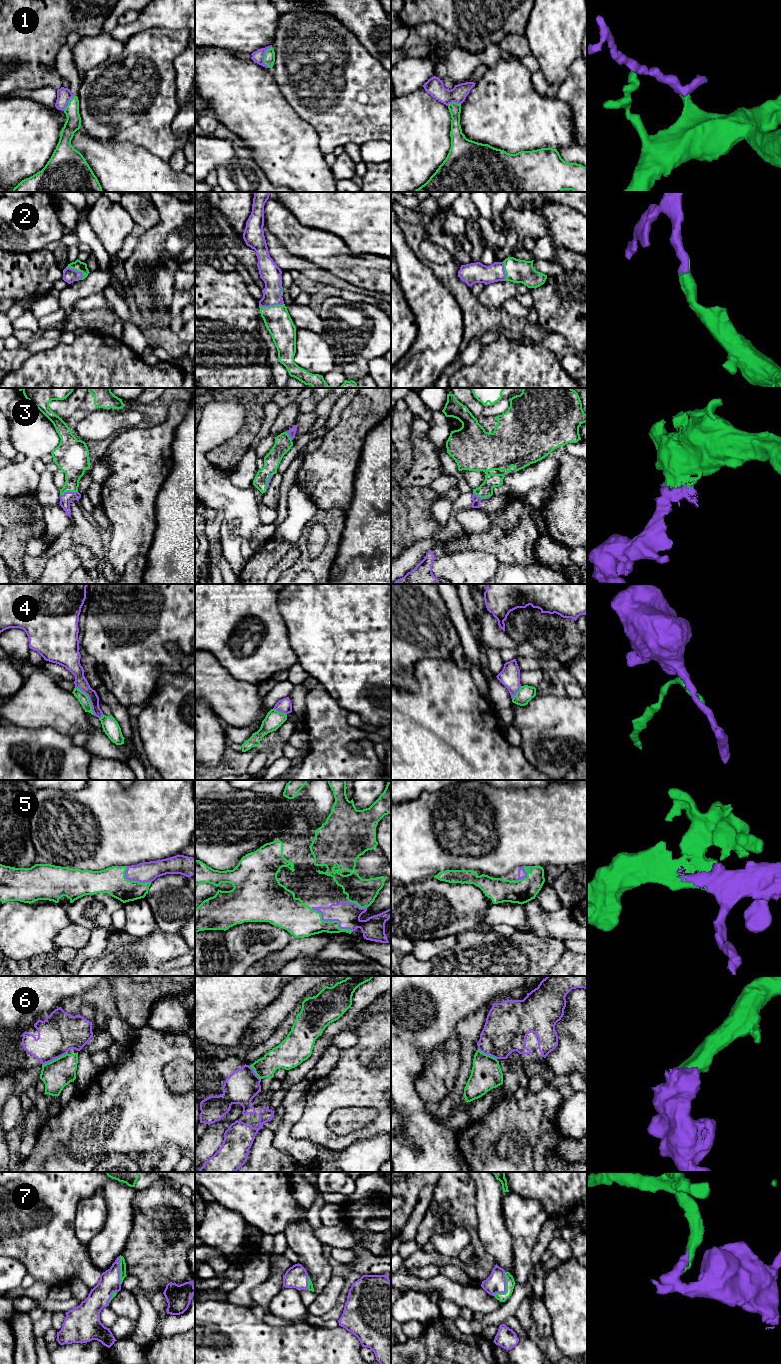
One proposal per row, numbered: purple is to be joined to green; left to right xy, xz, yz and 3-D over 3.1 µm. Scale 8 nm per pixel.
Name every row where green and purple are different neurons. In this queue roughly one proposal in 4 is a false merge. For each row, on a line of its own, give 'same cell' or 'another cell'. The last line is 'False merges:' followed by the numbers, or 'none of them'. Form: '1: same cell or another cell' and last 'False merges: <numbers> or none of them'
1: another cell
2: same cell
3: same cell
4: another cell
5: same cell
6: another cell
7: same cell
False merges: 1, 4, 6

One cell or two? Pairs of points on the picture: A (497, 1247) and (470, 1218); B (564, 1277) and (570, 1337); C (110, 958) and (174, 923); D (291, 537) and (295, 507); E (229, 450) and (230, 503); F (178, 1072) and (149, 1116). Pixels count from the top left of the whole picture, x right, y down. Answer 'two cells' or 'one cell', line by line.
A: two cells
B: one cell
C: two cells
D: one cell
E: two cells
F: two cells

